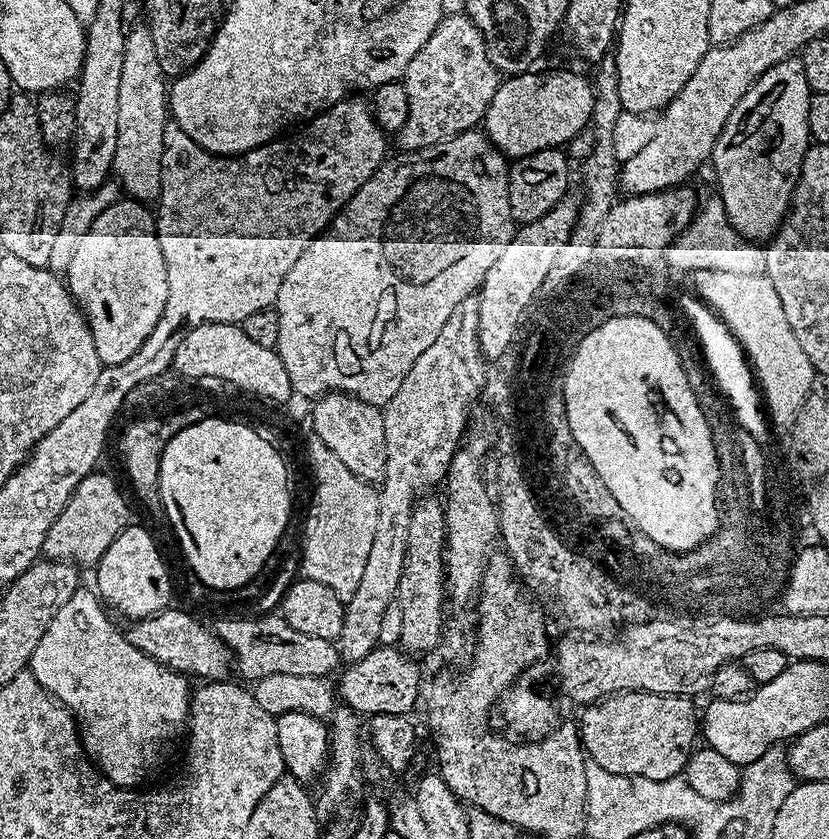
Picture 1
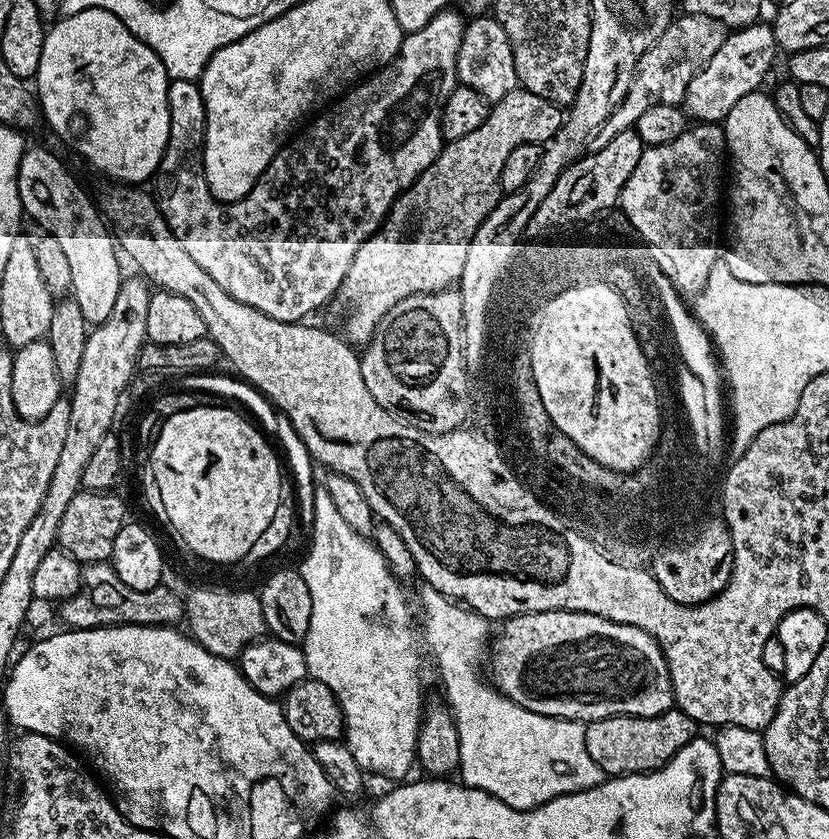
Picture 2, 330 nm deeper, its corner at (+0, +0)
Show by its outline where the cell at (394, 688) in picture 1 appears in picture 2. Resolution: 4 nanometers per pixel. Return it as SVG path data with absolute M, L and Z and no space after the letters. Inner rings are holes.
M527 612L521 616L510 616L499 625L500 633L495 633L490 644L490 660L492 656L491 683L495 689L506 698L514 701L518 706L533 711L534 714L543 716L556 716L559 720L601 720L611 716L657 716L673 707L672 683L666 666L666 658L662 650L656 645L656 639L634 626L619 624L613 620L607 620L601 616L595 616L589 612Z

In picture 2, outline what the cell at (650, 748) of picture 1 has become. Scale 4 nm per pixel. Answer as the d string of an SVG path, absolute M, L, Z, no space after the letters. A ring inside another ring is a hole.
M673 706L657 716L611 716L590 720L584 724L586 754L598 762L609 777L633 776L639 772L655 772L663 768L682 746L697 739L698 725L695 720Z

